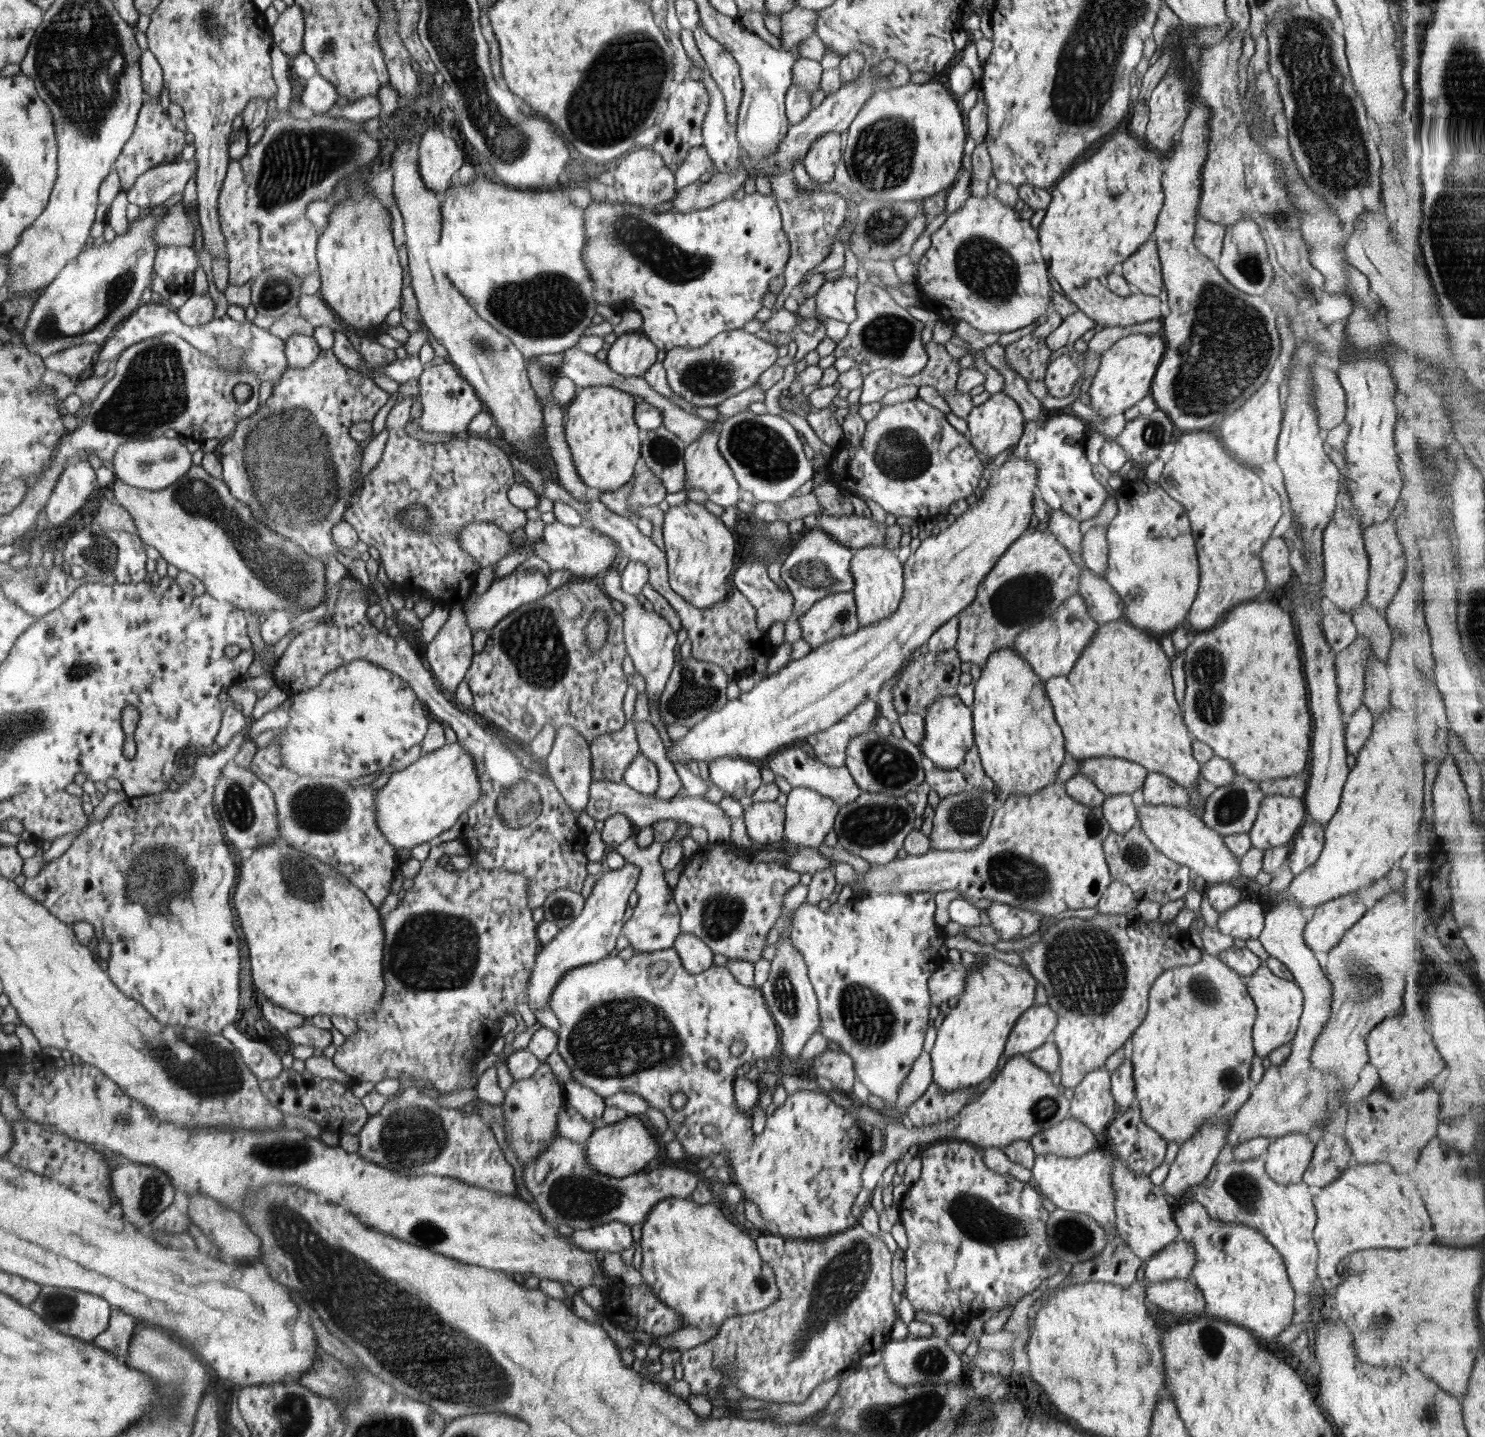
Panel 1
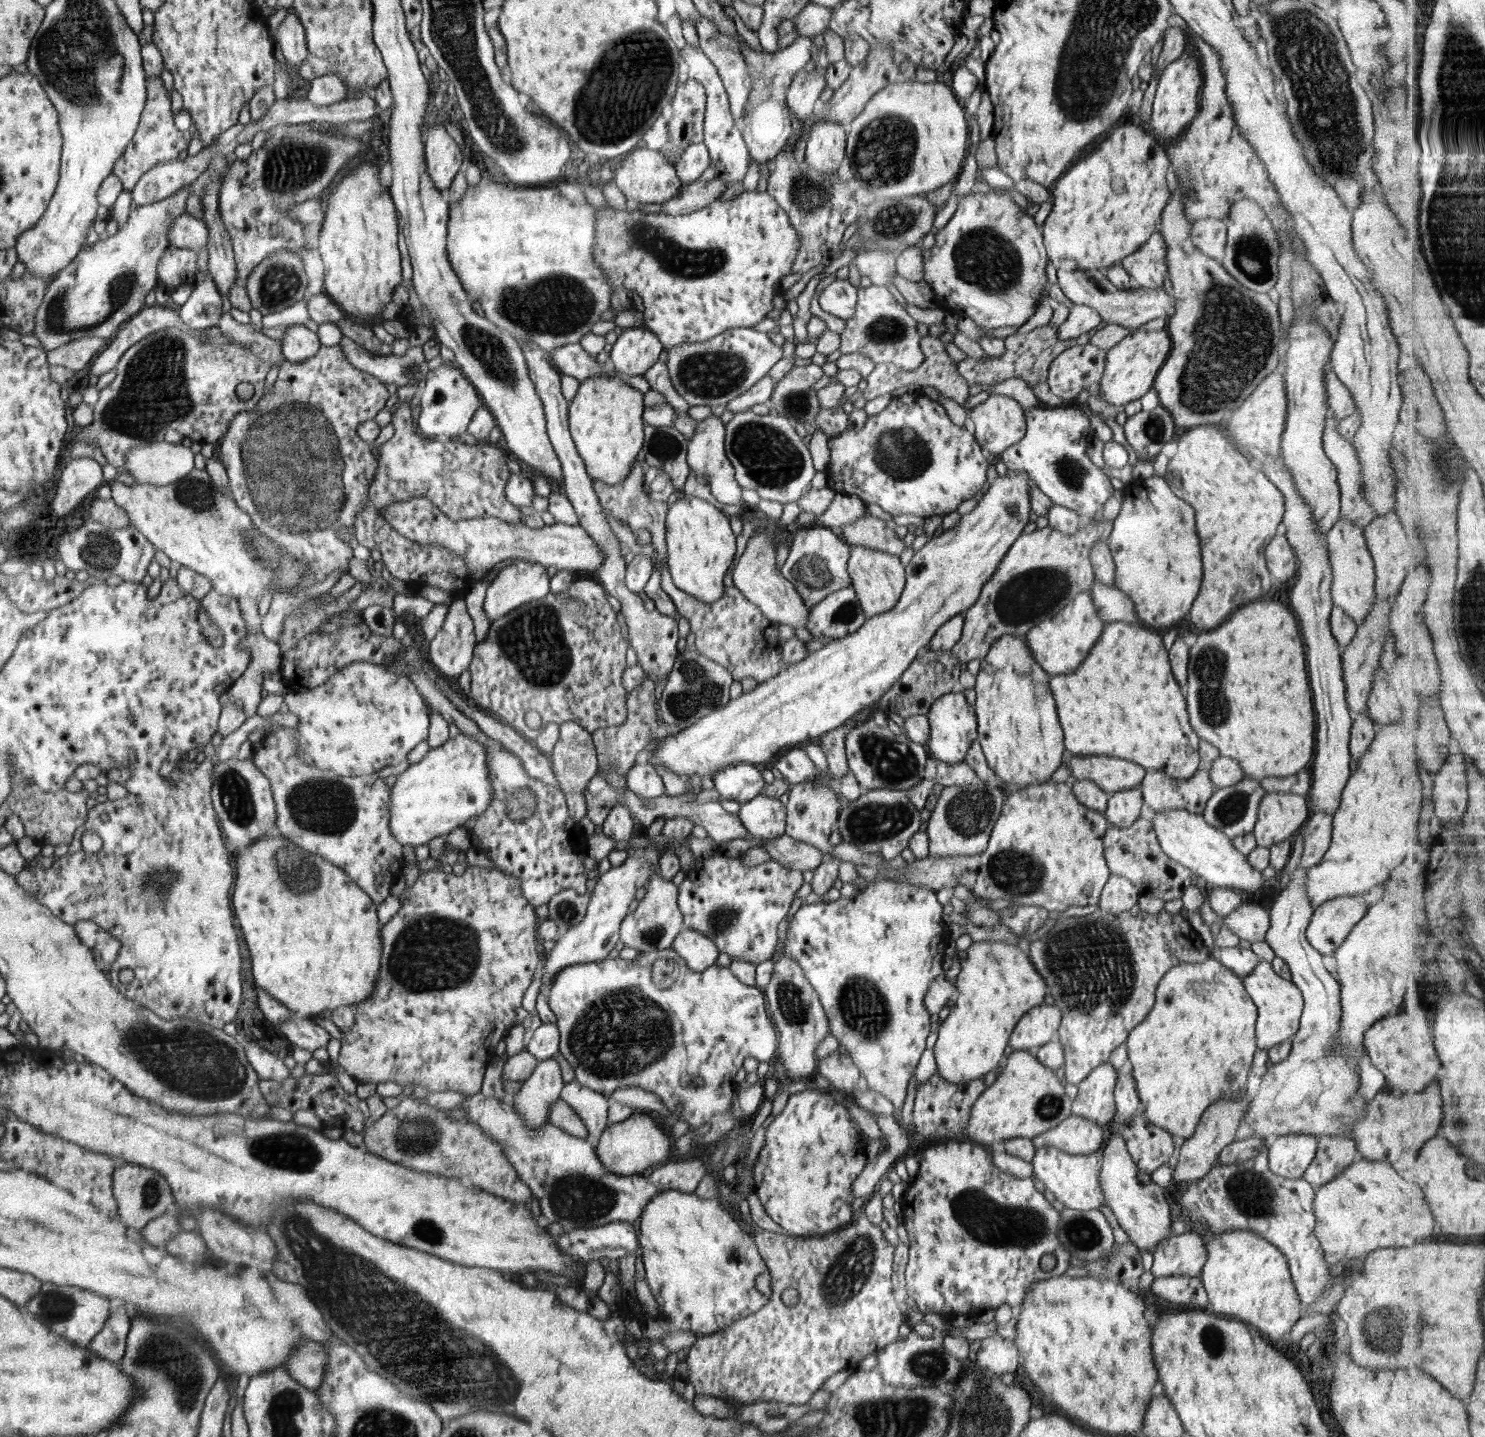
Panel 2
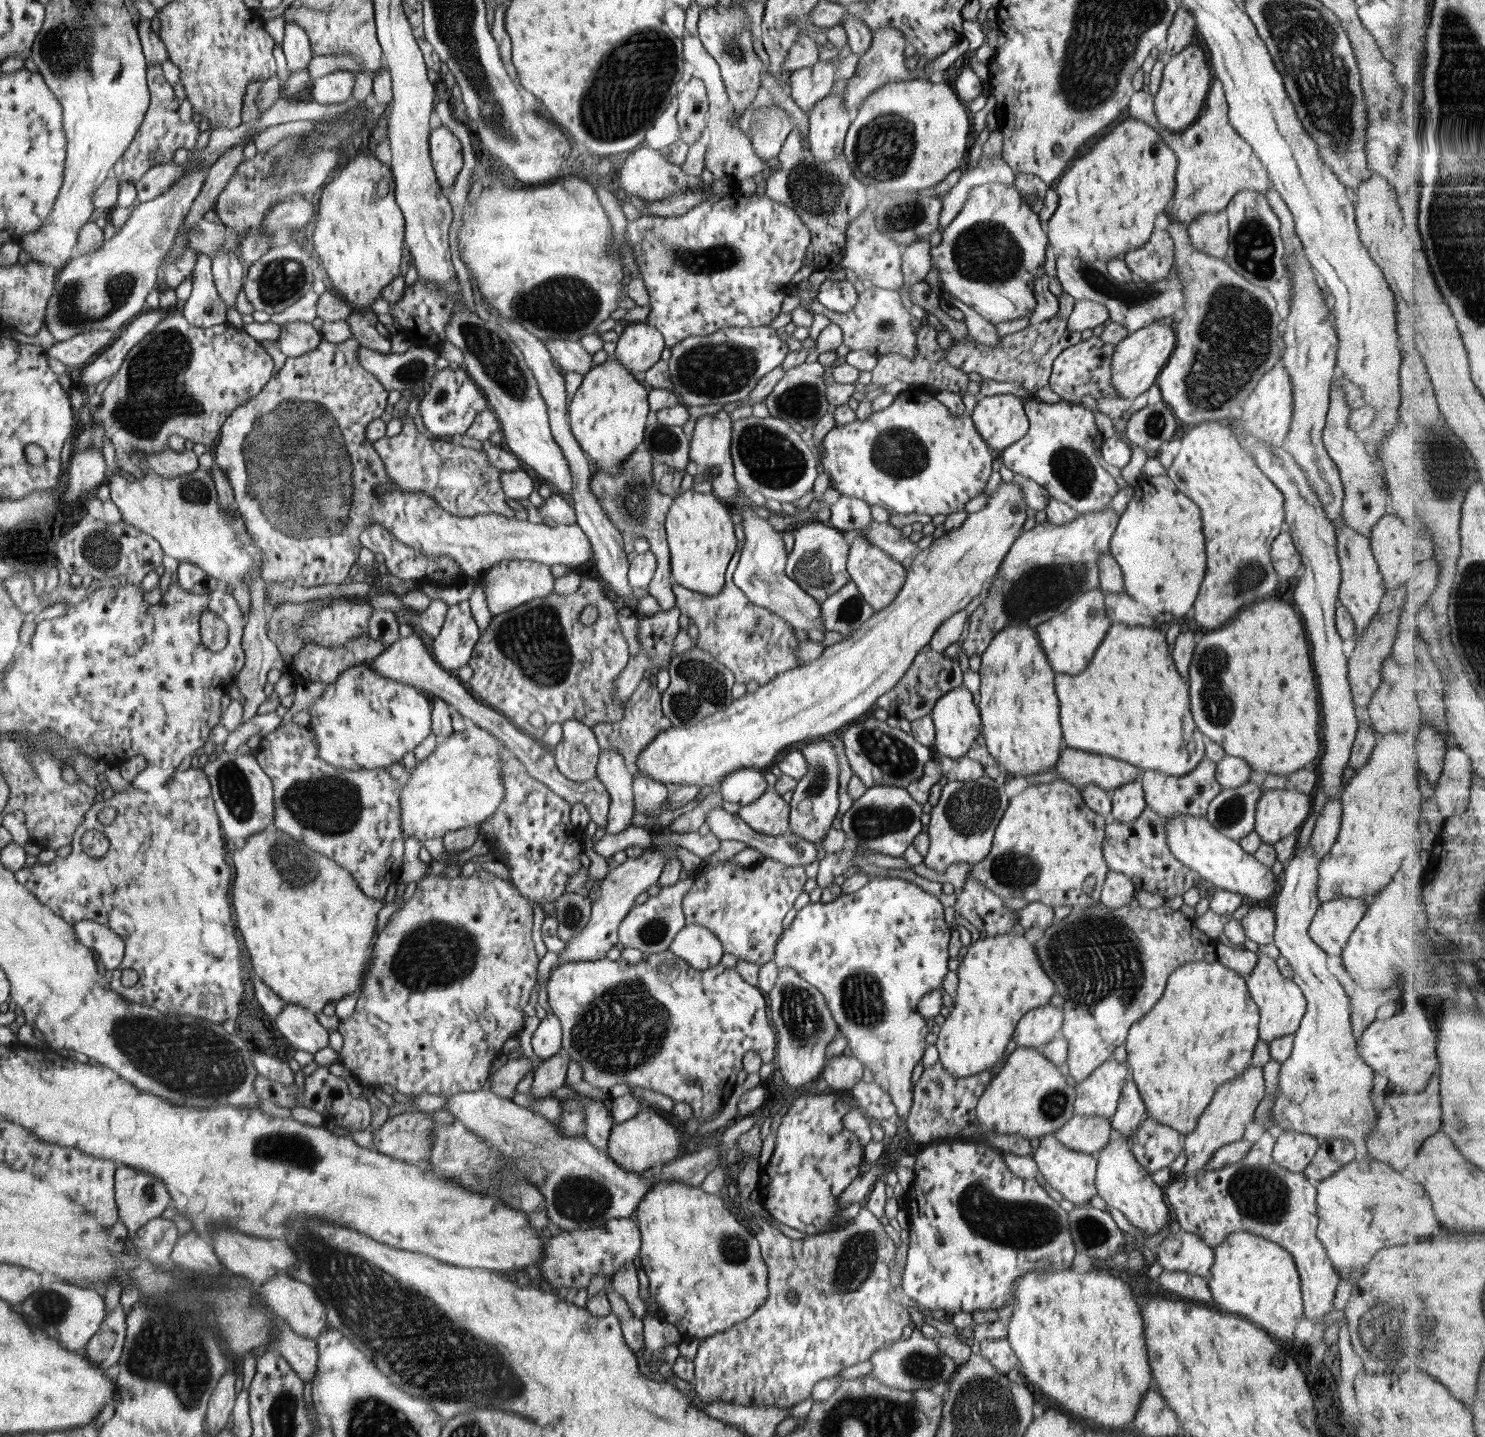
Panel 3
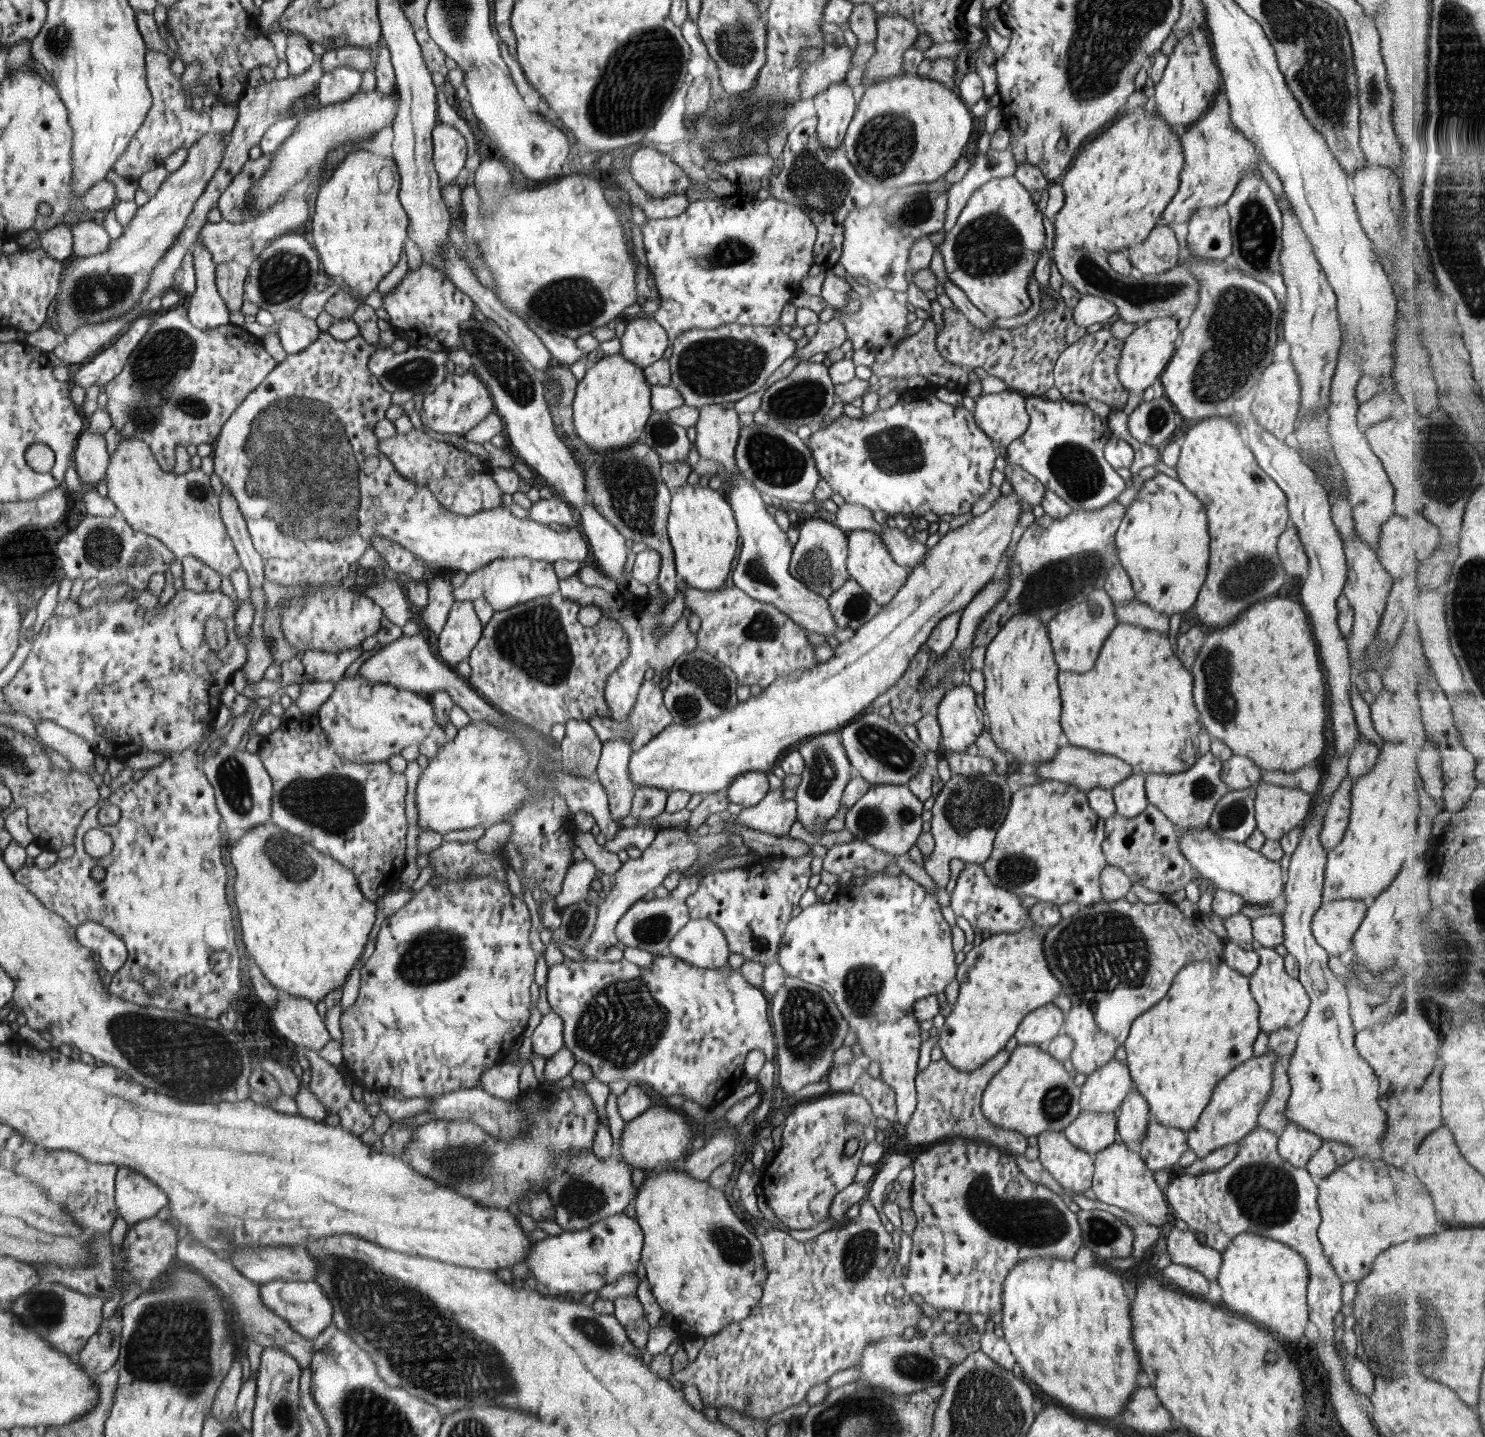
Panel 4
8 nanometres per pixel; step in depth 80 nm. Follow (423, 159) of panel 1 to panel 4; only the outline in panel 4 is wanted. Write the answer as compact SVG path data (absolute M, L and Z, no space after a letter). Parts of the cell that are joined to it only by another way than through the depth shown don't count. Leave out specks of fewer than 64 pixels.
M442 122L432 132L432 140L435 141L435 163L440 184L452 185L466 162L466 140L456 128Z

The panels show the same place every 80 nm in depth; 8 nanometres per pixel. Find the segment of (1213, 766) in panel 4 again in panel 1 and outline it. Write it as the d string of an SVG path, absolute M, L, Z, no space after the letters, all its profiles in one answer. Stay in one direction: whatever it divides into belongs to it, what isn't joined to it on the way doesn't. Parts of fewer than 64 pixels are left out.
M1159 772L1147 773L1142 790L1145 802L1154 806L1166 804L1176 807L1185 807L1186 809L1192 811L1193 808L1191 807L1191 803L1194 802L1191 802L1191 795L1195 795L1199 800L1202 800L1199 792L1199 784L1198 790L1192 790L1189 795L1189 790L1187 788L1181 787L1180 784L1178 784L1175 780L1169 779L1168 776Z

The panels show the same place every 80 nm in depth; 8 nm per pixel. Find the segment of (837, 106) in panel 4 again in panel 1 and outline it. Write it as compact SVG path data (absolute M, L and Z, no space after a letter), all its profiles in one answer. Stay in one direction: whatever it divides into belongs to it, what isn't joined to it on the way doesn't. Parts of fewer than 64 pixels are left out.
M829 132L819 136L810 146L803 160L812 182L830 182L834 178L834 170L841 161L843 134Z

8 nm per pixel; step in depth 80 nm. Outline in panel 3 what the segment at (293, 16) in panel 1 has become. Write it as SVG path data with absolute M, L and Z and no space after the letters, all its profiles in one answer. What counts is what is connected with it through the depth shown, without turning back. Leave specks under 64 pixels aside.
M286 22L281 45L290 72L303 71L309 68L309 62L314 54L309 43L309 36L303 28L300 28L297 24Z

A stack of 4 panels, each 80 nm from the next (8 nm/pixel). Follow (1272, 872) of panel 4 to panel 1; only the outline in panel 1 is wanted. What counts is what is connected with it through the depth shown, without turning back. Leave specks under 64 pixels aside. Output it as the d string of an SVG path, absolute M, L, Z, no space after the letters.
M1145 804L1137 807L1138 822L1140 822L1140 828L1142 832L1146 834L1146 838L1150 842L1154 843L1156 849L1160 850L1167 858L1170 858L1173 862L1180 864L1182 868L1189 869L1192 873L1196 872L1196 876L1202 876L1204 880L1211 883L1222 882L1240 882L1243 874L1240 869L1240 860L1234 858L1234 854L1226 848L1222 836L1218 832L1214 832L1212 828L1208 828L1208 825L1204 824L1203 820L1194 812L1186 809L1185 807L1176 807L1166 804L1159 804L1154 806L1152 804Z

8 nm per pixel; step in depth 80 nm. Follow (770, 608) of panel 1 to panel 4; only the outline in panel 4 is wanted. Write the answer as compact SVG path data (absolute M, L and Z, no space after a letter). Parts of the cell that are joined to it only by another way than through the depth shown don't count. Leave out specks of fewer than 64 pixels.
M738 468L735 474L726 493L742 538L738 564L732 571L734 586L754 600L773 604L779 611L788 615L794 624L806 631L834 635L838 629L834 624L827 598L810 590L790 574L789 564L794 545L788 540L787 532L776 523L773 509L764 503L758 488L754 488L754 484L746 480Z

